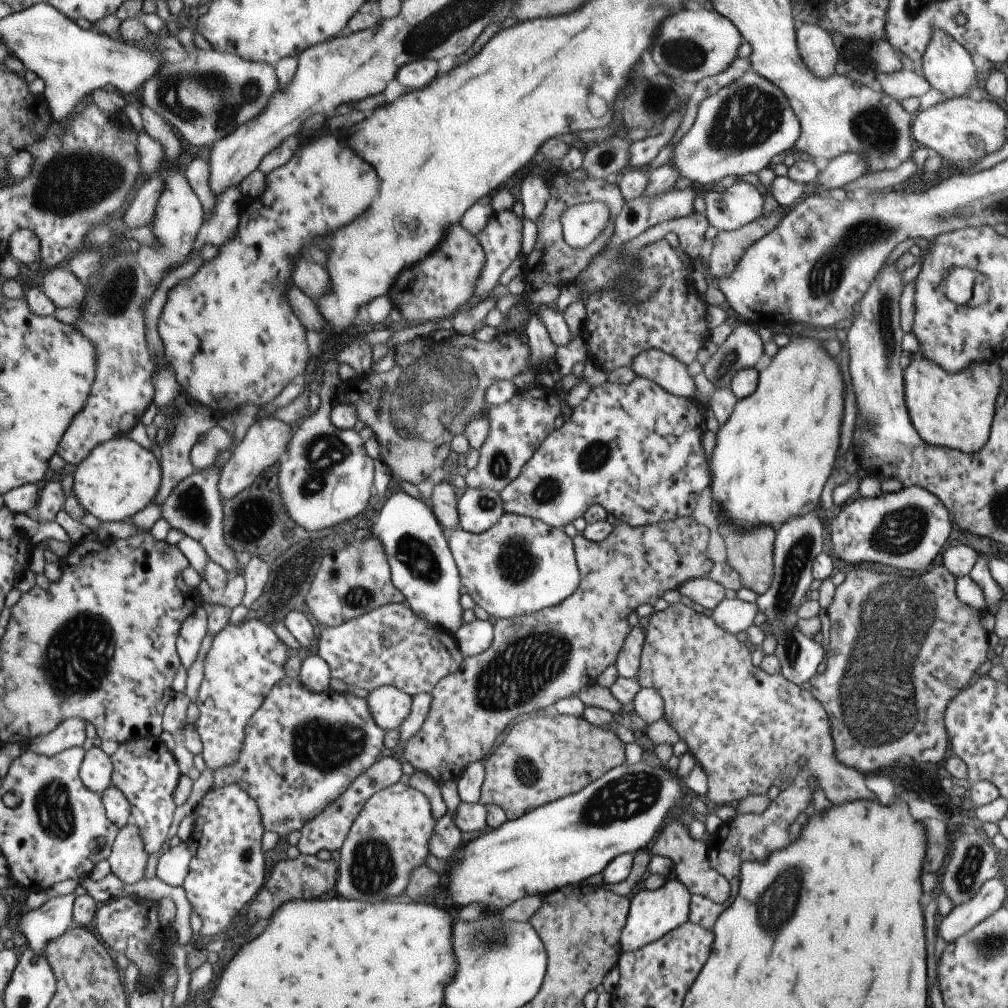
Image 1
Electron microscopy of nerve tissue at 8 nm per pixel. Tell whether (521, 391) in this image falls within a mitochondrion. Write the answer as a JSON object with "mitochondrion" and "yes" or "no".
{"mitochondrion":"no"}

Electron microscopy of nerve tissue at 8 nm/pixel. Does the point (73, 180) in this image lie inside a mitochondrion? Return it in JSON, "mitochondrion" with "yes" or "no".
{"mitochondrion":"yes"}

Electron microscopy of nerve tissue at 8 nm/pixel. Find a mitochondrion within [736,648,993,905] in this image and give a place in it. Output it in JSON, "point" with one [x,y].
{"point":[966,873]}

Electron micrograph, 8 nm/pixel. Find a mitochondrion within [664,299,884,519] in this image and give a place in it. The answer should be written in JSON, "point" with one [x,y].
{"point":[729,359]}

